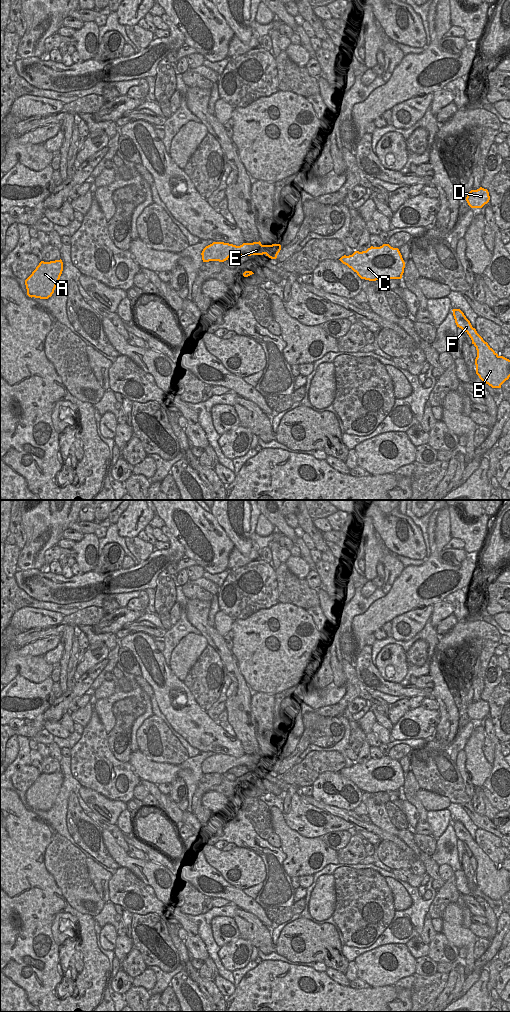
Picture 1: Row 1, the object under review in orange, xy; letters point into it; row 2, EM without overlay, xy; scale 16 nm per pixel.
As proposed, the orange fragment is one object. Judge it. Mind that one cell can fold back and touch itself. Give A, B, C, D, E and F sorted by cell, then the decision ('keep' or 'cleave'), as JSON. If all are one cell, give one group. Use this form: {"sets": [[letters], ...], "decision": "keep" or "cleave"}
{"sets": [["A", "B", "C", "D", "E", "F"]], "decision": "keep"}

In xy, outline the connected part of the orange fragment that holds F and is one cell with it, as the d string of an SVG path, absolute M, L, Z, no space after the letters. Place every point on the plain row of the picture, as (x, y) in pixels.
M453 821L452 823L457 839L469 847L472 856L476 859L476 886L492 900L501 900L501 897L510 889L510 872L499 868L483 852L460 821Z

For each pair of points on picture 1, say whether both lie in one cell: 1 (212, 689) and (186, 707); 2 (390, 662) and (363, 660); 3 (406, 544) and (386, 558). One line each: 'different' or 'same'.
1: different
2: different
3: different

